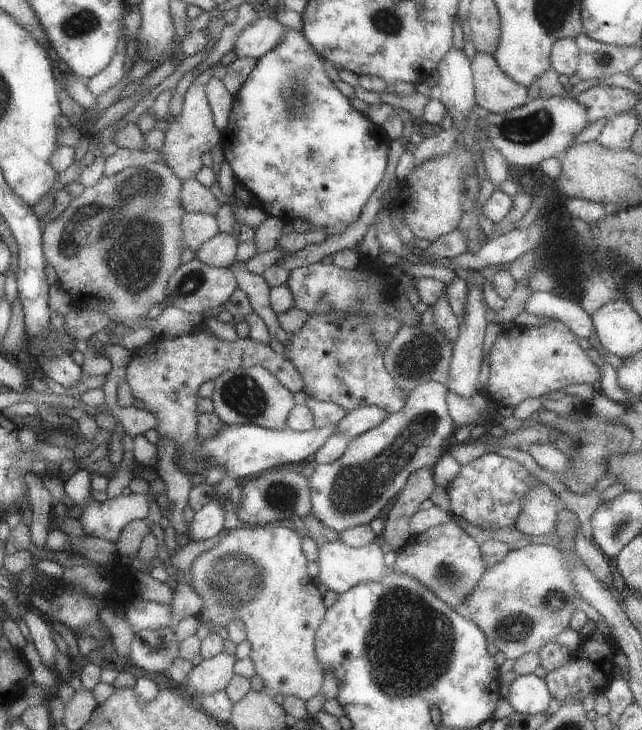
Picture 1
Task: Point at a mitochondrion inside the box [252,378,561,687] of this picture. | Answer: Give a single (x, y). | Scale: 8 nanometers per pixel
(356, 487)

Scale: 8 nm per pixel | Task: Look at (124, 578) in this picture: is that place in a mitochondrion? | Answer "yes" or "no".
no

